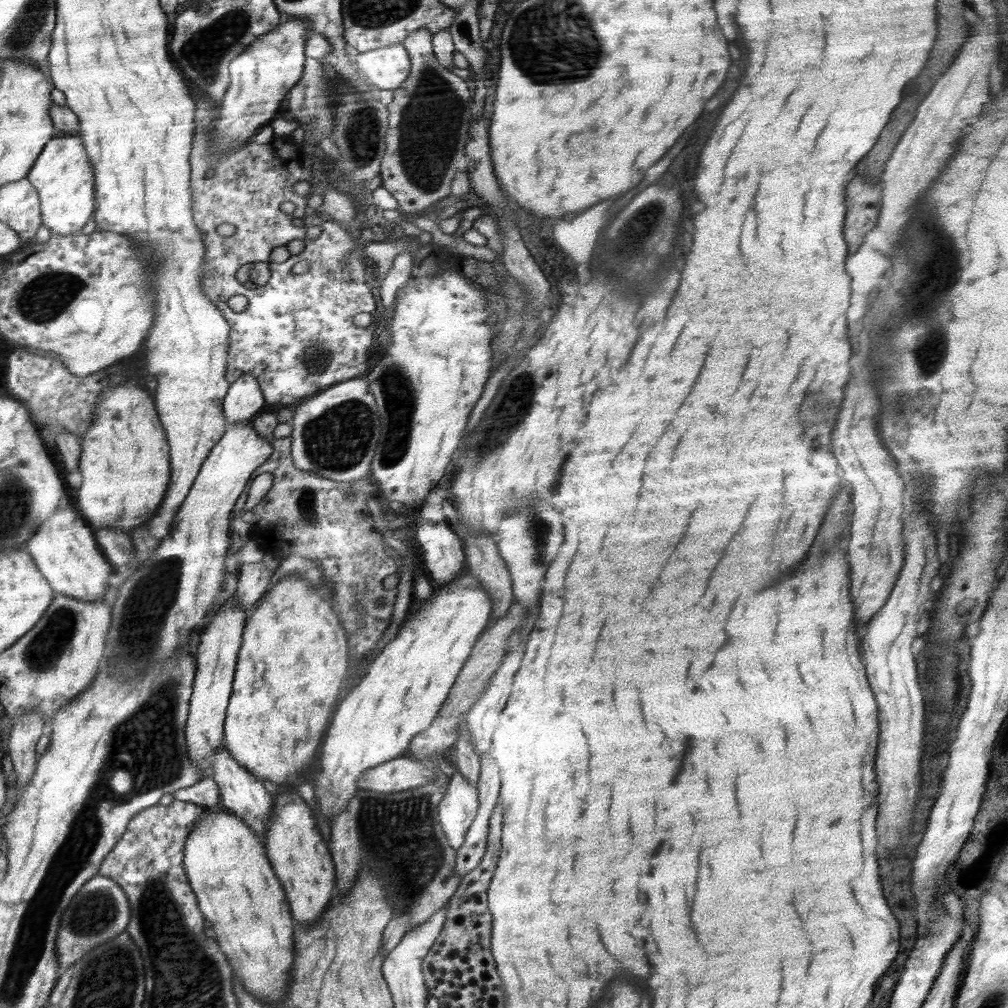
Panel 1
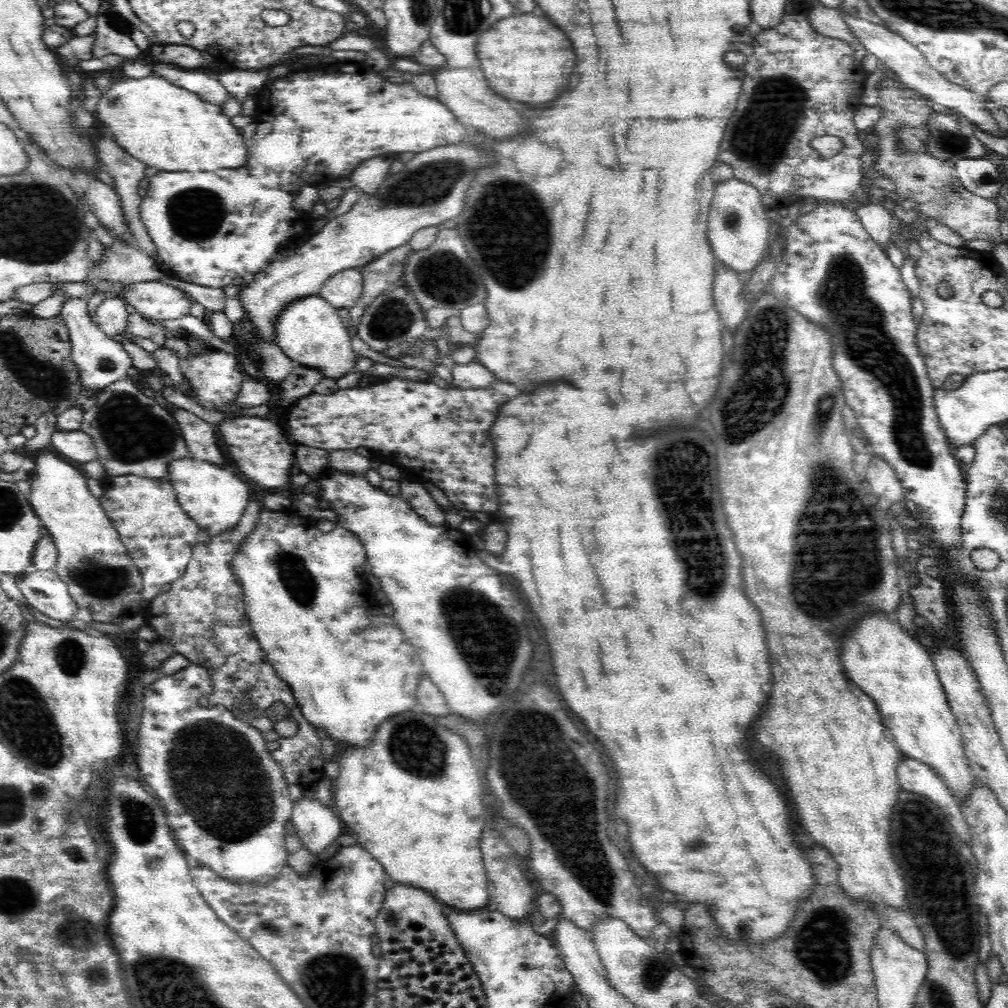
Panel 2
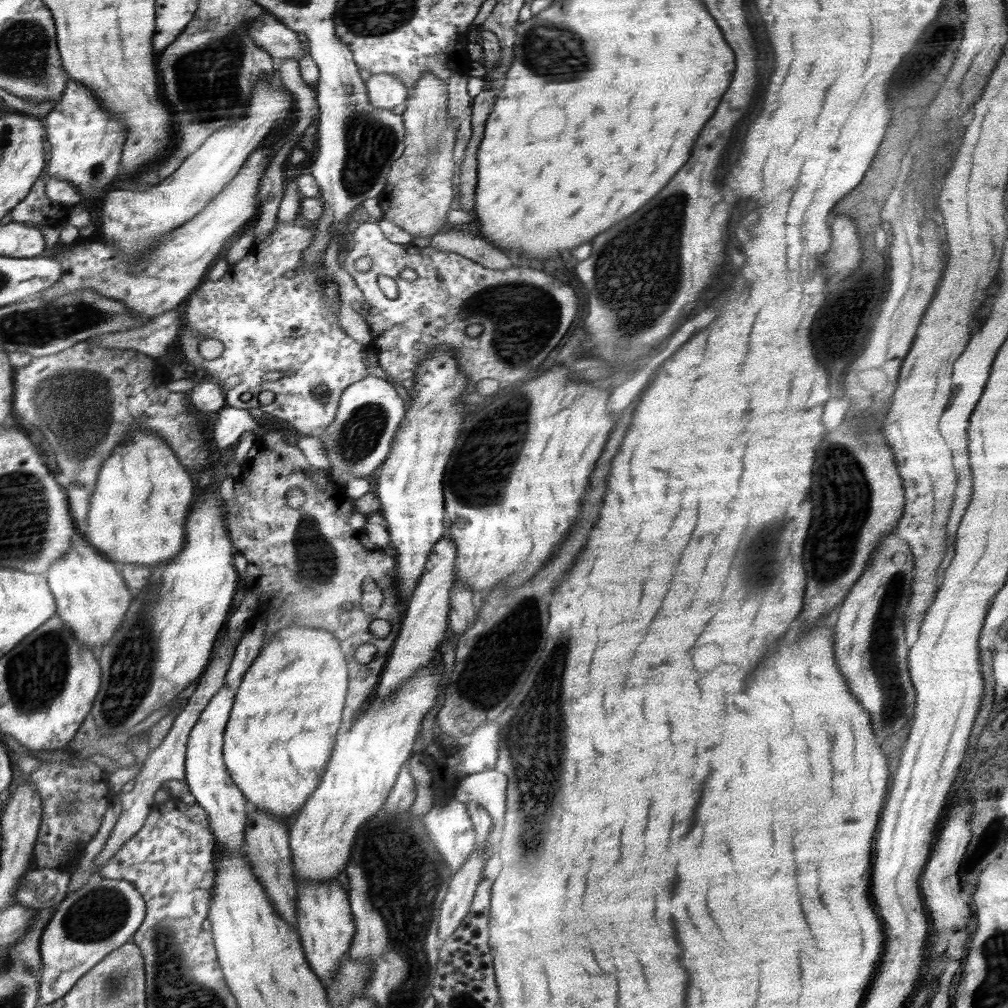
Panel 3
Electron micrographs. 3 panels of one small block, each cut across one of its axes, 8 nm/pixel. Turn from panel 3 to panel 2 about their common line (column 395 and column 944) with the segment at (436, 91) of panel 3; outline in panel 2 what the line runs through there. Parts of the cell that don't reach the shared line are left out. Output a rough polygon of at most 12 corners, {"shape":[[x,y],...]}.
{"shape":[[899,79],[878,82],[874,166],[965,240],[1000,238],[992,199],[927,152],[934,112]]}

